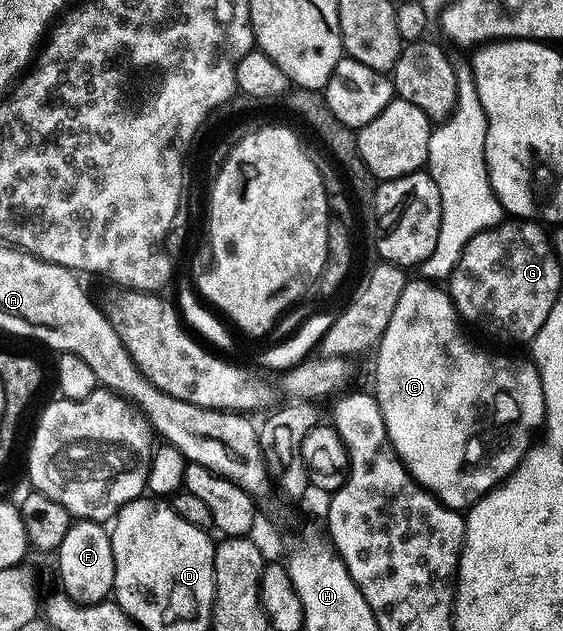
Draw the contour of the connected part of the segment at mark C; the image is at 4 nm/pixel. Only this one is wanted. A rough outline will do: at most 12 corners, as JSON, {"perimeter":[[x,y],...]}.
{"perimeter":[[407,280],[374,357],[396,455],[469,510],[546,419],[533,360]]}

